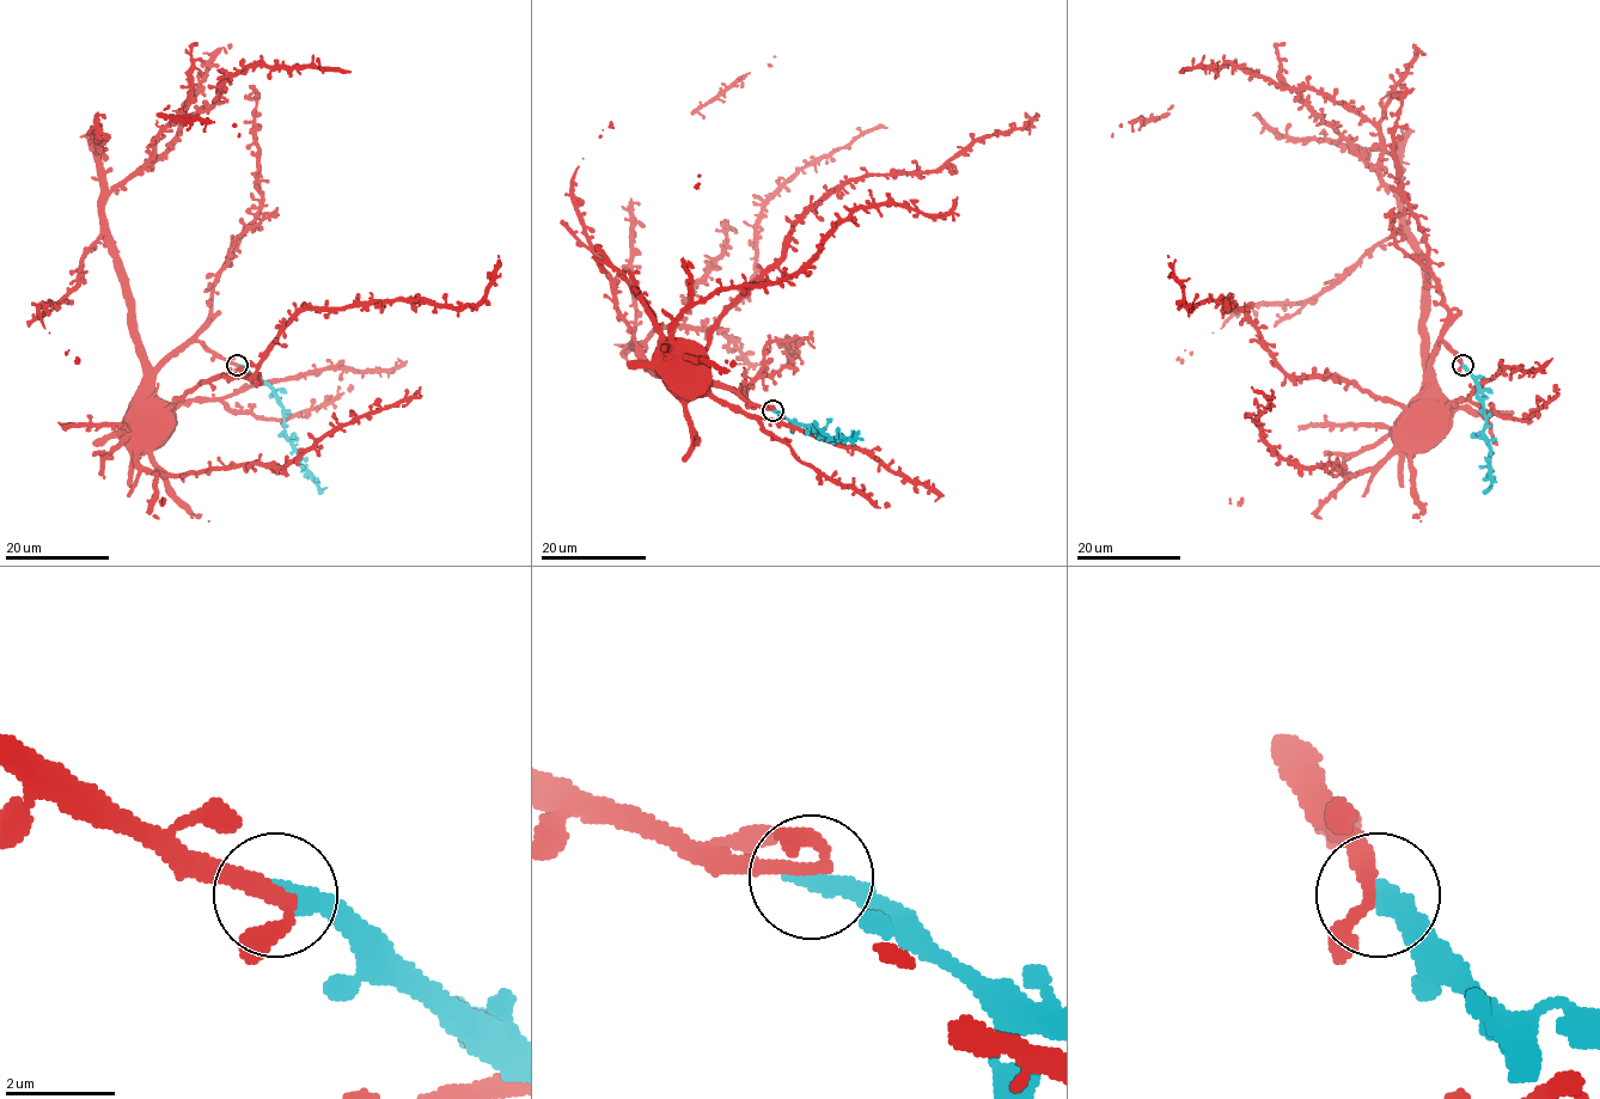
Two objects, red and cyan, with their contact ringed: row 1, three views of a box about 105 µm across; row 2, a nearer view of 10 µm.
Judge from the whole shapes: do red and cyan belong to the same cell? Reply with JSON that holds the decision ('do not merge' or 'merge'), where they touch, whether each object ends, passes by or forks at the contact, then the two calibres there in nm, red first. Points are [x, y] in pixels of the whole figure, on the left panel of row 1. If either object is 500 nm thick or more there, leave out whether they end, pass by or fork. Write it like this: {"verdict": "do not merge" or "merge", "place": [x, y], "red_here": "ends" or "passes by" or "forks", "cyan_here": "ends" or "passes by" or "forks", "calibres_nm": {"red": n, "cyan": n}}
{"verdict": "merge", "place": [237, 365], "red_here": "passes by", "cyan_here": "ends", "calibres_nm": {"red": 260, "cyan": 380}}

